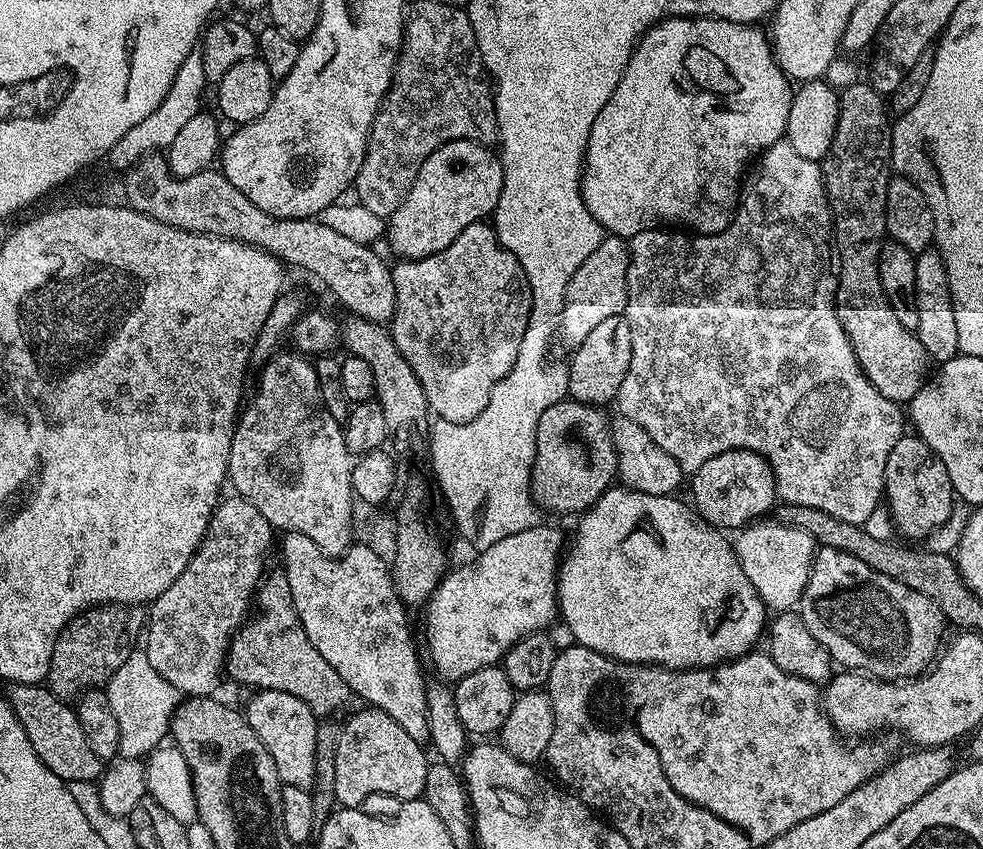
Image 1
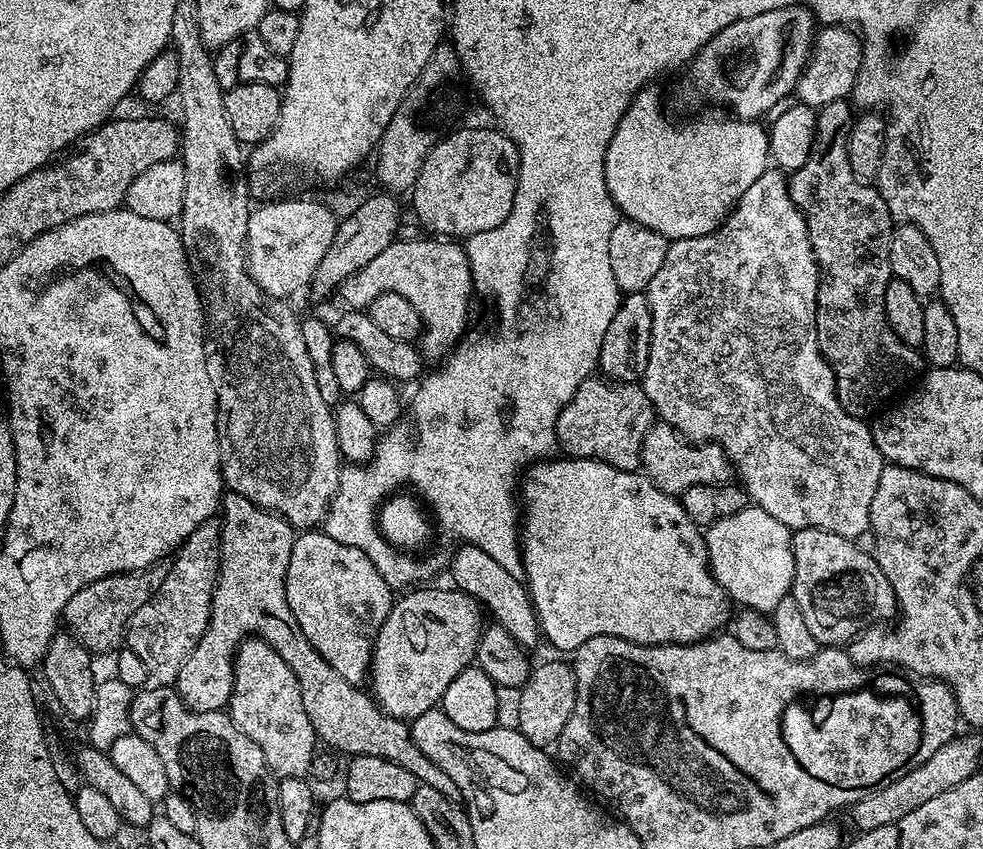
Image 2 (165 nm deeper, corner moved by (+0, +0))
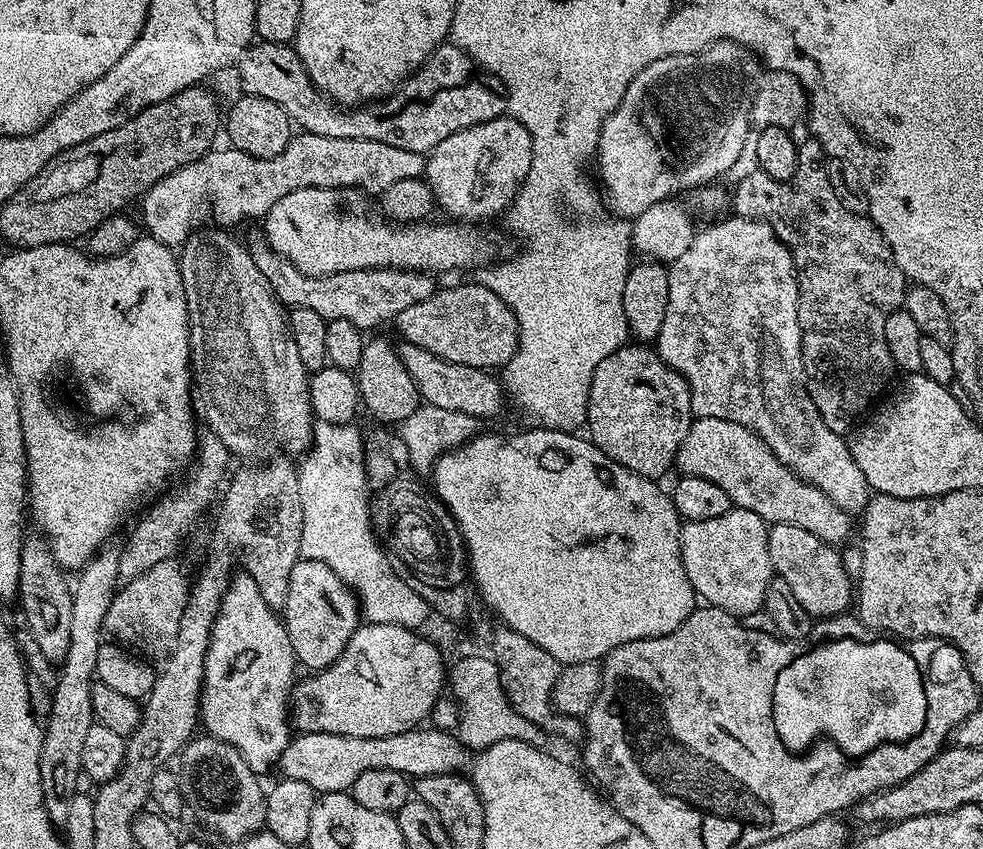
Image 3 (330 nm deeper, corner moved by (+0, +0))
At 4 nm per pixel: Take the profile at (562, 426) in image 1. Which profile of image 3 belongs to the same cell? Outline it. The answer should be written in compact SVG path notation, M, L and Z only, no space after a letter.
M640 342L625 343L623 348L614 350L594 370L594 378L588 387L588 412L586 415L587 435L611 460L626 466L639 476L660 478L669 467L675 465L676 452L682 438L692 425L694 413L688 383L656 351L655 347Z

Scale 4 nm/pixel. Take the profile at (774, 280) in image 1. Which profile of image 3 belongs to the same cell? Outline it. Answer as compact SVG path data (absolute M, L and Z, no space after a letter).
M735 214L729 216L729 220L717 219L715 222L712 222L717 222L717 224L712 224L709 228L702 229L701 232L699 229L693 235L690 242L690 250L686 250L686 254L682 254L682 258L671 261L668 268L666 318L662 318L662 330L656 335L654 347L660 353L660 357L674 371L682 374L682 378L688 383L690 398L692 399L692 410L697 417L722 418L723 420L738 422L742 426L746 426L754 434L758 434L758 438L762 438L762 442L766 442L766 446L770 446L772 453L791 472L798 474L800 480L805 480L814 486L818 486L818 490L822 490L827 494L830 502L834 502L843 512L849 514L863 513L870 499L870 489L866 482L866 474L862 474L862 470L858 470L858 462L854 462L854 458L850 454L847 439L841 433L830 430L830 426L826 426L826 422L822 422L822 414L818 414L804 379L802 338L800 337L800 323L798 322L800 282L796 275L796 263L792 261L792 254L783 242L776 237L775 230L765 220Z

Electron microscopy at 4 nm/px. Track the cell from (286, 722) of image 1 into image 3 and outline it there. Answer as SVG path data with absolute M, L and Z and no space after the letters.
M239 575L229 579L220 600L220 611L212 623L212 637L204 663L204 685L200 687L199 723L207 735L217 736L237 748L250 770L264 774L267 768L275 769L279 765L280 755L290 741L290 697L297 679L298 661L277 609L266 602L254 578Z

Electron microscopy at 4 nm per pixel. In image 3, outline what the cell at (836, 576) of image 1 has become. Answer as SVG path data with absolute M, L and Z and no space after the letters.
M774 524L768 529L768 549L777 577L782 579L788 595L809 617L827 618L838 616L849 607L854 596L854 584L848 581L848 572L840 561L835 547L819 540L810 530L793 524Z

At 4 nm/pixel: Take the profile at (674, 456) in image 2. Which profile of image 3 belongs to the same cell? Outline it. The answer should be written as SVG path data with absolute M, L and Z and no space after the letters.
M722 418L693 419L676 452L675 467L686 476L706 478L722 486L737 508L758 514L769 525L793 524L810 530L819 540L840 546L852 528L853 517L843 512L818 486L800 480L772 453L770 446L746 426Z

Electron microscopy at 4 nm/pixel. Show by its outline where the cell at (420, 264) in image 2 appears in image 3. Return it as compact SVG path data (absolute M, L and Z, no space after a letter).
M257 238L250 244L250 251L258 270L272 287L272 295L281 305L303 308L305 313L321 316L321 321L346 318L362 330L375 324L384 324L396 317L406 306L422 302L434 291L433 277L427 272L409 272L406 268L363 268L346 270L329 276L311 276L298 270L286 258L282 258L268 247L263 239Z

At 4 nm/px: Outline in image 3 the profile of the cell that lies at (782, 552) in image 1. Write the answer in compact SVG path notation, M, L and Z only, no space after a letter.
M733 507L718 518L689 520L680 529L680 561L690 578L692 589L701 601L711 607L731 612L737 618L748 618L751 612L760 612L764 596L774 580L774 569L768 549L769 525L758 514L745 508Z

